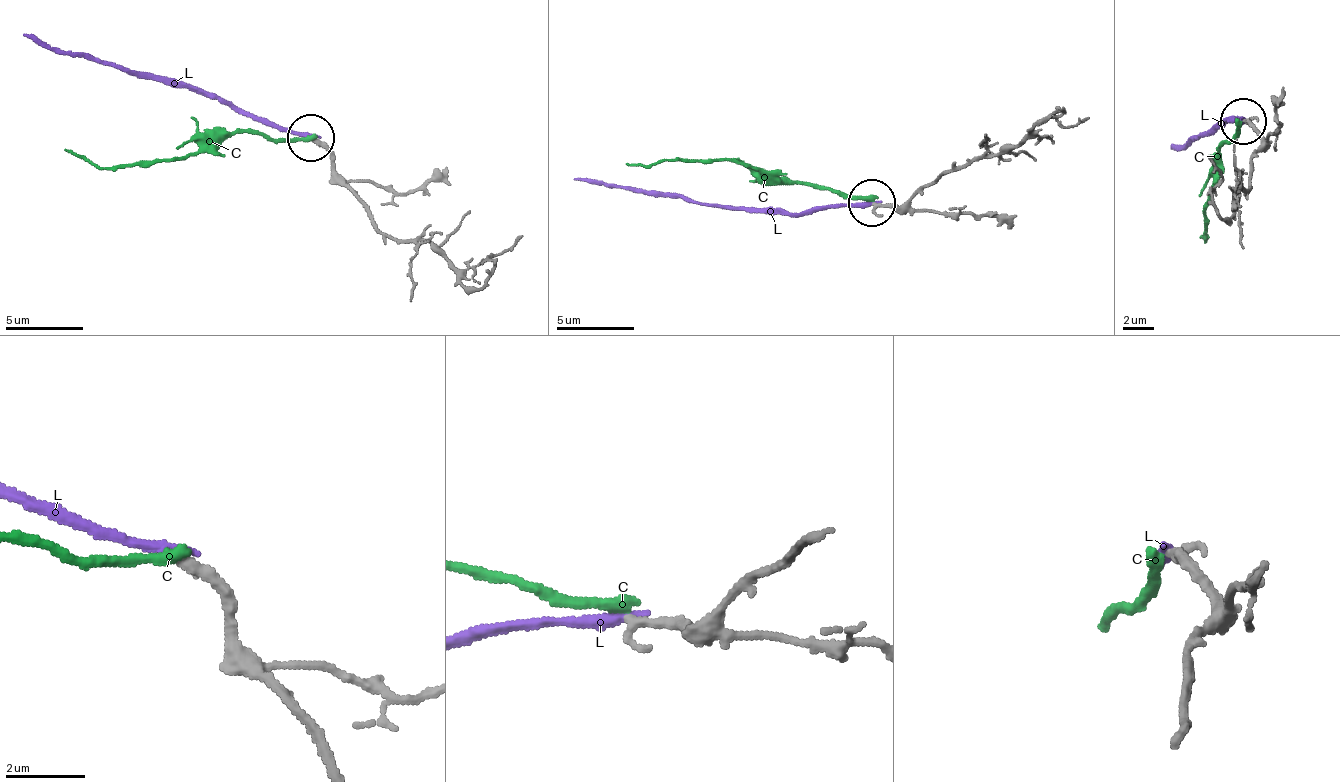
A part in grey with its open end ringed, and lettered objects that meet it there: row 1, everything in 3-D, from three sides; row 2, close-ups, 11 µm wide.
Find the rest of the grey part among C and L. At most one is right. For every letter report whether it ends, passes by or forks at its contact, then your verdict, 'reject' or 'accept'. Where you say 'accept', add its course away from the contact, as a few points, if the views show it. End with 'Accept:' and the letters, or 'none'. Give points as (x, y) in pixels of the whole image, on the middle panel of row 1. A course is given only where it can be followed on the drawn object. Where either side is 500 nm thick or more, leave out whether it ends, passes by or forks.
C: it ends there; accept; it runs (873, 200), (835, 189), (776, 182), (732, 160), (659, 159), (627, 164)
L: it ends there; reject
Accept: C

